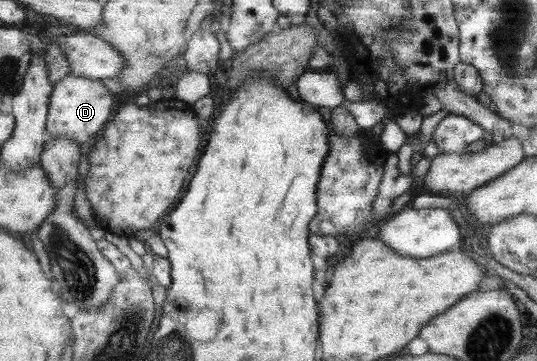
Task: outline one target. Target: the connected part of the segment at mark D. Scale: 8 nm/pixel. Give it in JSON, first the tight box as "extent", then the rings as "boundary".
{"extent":[48,74,115,144],"boundary":[[[70,74],[53,89],[48,114],[48,133],[51,138],[68,138],[76,140],[79,144],[89,142],[103,126],[111,120],[115,100],[100,80],[91,80],[84,76]]]}

